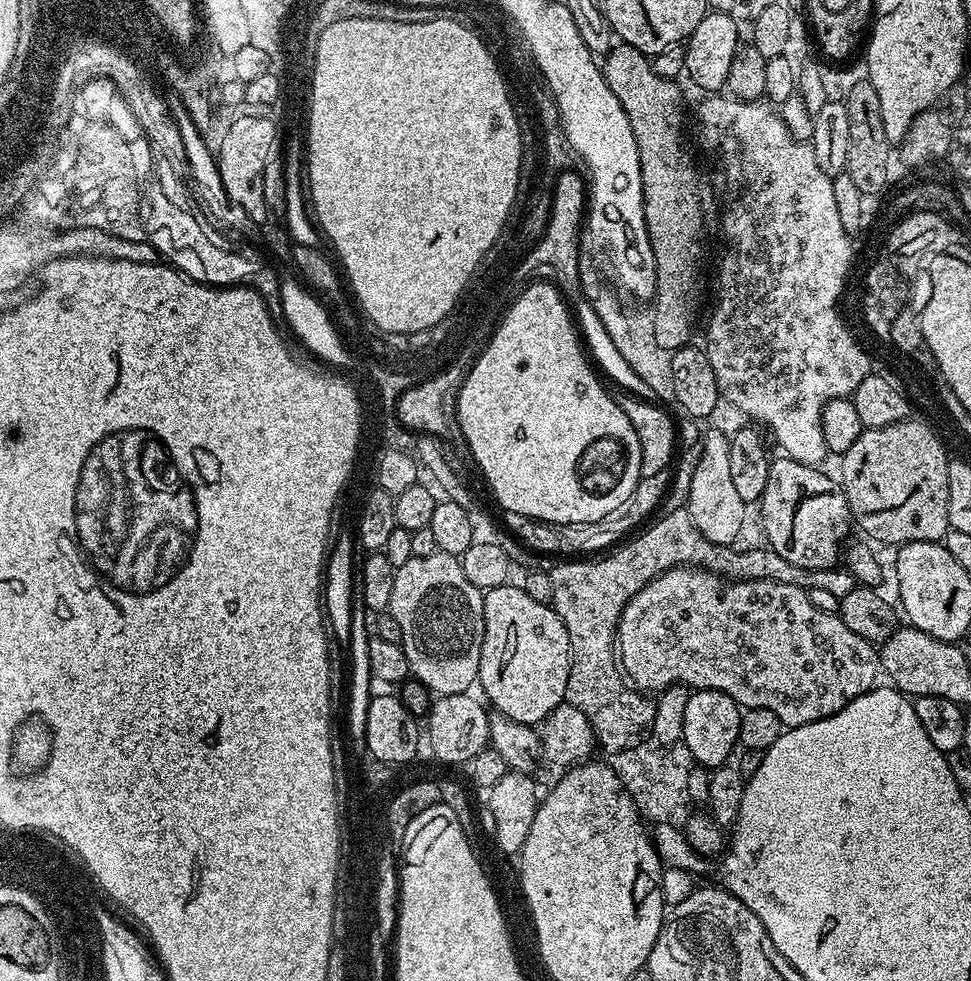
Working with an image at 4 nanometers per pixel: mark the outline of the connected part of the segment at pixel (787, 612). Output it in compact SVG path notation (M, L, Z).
M695 566L666 570L662 575L655 576L646 586L642 586L642 590L638 590L638 594L634 594L634 598L630 602L626 602L616 627L614 648L618 653L619 667L622 669L627 683L633 689L645 694L659 694L672 684L685 684L692 690L702 688L718 690L730 694L730 698L734 698L734 702L739 704L741 709L761 708L778 714L781 725L785 729L797 728L803 724L818 722L822 718L830 718L834 714L838 714L838 710L842 710L850 702L854 702L854 698L858 698L877 687L876 675L879 677L882 672L880 658L873 641L858 638L858 634L854 634L854 630L850 630L850 626L846 626L846 622L842 622L842 618L837 613L818 610L818 606L814 606L814 602L810 602L805 589L773 580L725 582L717 573L708 572L705 568Z

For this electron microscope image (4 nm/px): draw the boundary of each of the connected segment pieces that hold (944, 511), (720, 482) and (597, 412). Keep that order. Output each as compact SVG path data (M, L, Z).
M894 422L890 426L865 428L858 442L840 457L842 487L848 499L855 527L860 527L869 541L881 540L884 544L899 546L910 542L943 541L948 533L948 487L946 486L945 452L941 451L936 437L921 423Z
M720 432L703 433L704 449L701 461L690 483L687 510L690 518L694 518L694 526L710 542L731 545L741 539L741 532L745 524L746 505L742 498L738 498L738 489L734 486L730 475L730 446L729 437Z
M529 283L509 306L504 320L496 324L493 342L488 348L487 354L476 358L464 377L464 384L460 388L460 397L455 411L458 432L464 435L464 440L468 443L468 448L472 451L477 466L484 471L484 476L488 479L488 484L492 487L492 492L496 495L496 500L501 504L504 512L522 514L535 520L545 520L551 524L598 524L617 515L625 502L632 497L641 478L642 448L638 446L638 434L634 434L634 426L630 426L630 418L626 418L622 406L618 406L616 396L608 393L600 385L599 379L601 380L601 377L598 375L597 369L590 363L589 357L582 347L577 325L570 315L570 308L564 296L551 283Z

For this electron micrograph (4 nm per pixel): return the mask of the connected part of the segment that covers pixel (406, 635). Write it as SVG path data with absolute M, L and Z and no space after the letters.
M436 551L430 558L412 555L410 562L397 568L394 594L390 594L388 612L400 627L400 644L408 659L408 671L428 687L437 697L468 692L477 683L484 637L484 592L474 587L462 574L459 559Z

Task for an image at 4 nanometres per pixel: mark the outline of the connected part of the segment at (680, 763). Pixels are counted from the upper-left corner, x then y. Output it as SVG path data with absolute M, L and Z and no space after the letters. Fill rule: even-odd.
M679 742L670 749L662 750L662 766L654 766L654 772L648 772L650 762L636 762L636 754L624 756L617 752L617 755L618 760L610 760L610 763L641 815L656 824L662 822L681 825L688 816L688 810L684 808L688 804L686 783L688 772L694 764L689 748Z

